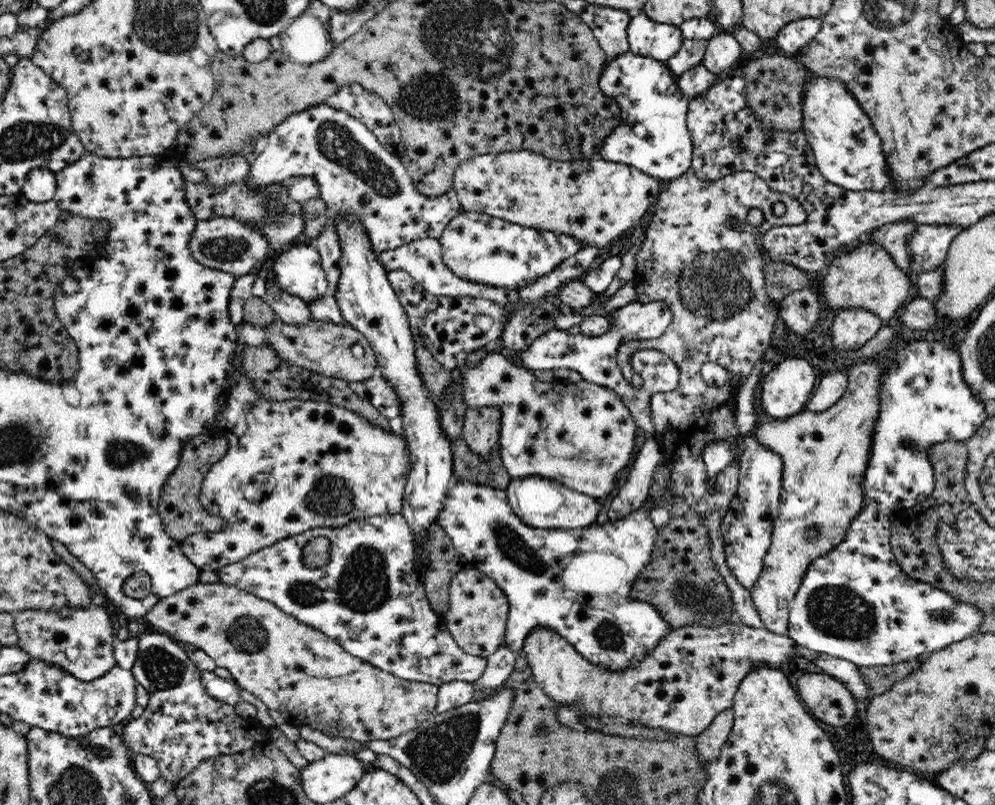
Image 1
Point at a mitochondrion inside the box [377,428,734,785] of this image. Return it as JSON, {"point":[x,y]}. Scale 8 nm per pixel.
{"point":[517,549]}

